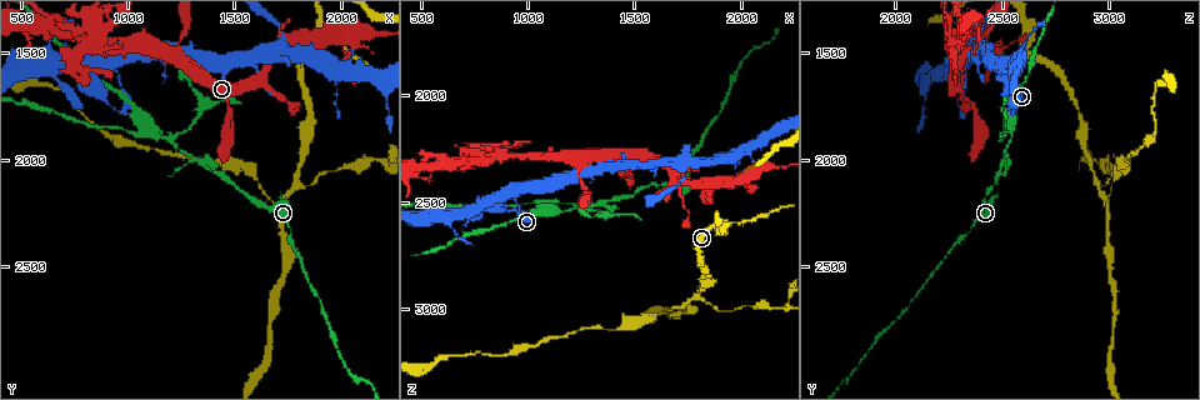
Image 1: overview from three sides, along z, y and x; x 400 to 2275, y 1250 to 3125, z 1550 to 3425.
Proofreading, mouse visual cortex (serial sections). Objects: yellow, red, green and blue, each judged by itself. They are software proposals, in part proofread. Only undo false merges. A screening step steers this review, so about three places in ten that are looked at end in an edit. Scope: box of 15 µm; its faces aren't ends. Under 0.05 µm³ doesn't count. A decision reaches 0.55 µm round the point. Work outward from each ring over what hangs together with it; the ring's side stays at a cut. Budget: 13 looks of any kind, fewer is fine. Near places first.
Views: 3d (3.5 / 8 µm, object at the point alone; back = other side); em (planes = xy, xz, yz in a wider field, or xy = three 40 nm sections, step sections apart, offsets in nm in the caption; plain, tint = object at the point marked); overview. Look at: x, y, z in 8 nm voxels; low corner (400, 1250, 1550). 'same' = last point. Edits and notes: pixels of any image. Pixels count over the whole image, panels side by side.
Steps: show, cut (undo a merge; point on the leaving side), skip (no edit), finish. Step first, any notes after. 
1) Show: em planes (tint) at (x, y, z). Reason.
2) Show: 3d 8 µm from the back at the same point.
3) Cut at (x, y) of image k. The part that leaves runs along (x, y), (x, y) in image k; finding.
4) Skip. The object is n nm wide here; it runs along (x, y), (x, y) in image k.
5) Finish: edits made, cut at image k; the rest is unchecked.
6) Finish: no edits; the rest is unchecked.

Show: 3d 3.5 µm at (830, 1660, 2520). Three-way junction.

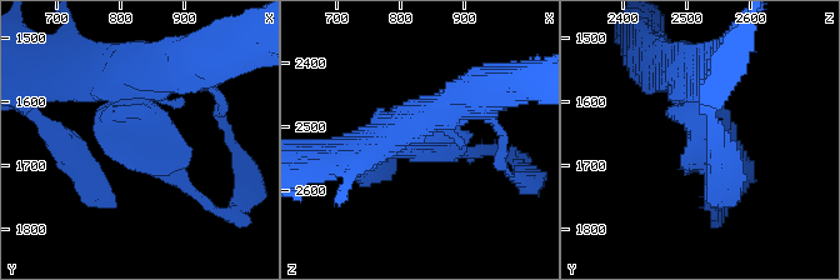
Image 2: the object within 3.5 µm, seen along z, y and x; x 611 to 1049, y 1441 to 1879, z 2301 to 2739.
Show: em xy step 5 (tint) at (830, 1655, 2525).

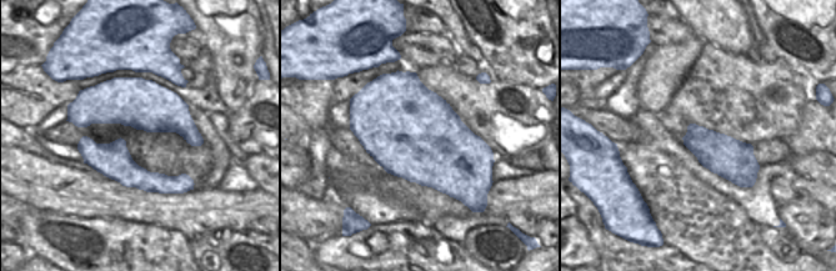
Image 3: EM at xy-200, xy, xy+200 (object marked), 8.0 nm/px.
Skip. It runs along (710, 198), (708, 140), (669, 71) in image 2; one cell here.

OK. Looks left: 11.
Show: 3d 8 µm at (1720, 1500, 2310).

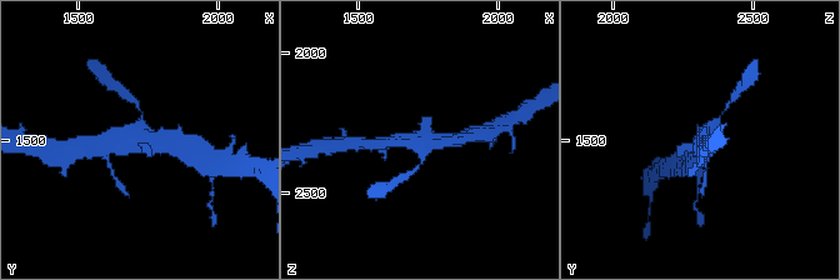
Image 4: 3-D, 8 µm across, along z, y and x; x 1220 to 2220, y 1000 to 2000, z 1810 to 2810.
Show: em xy step 3 (tint) at (1730, 1500, 2300). Shape alone is not enough.

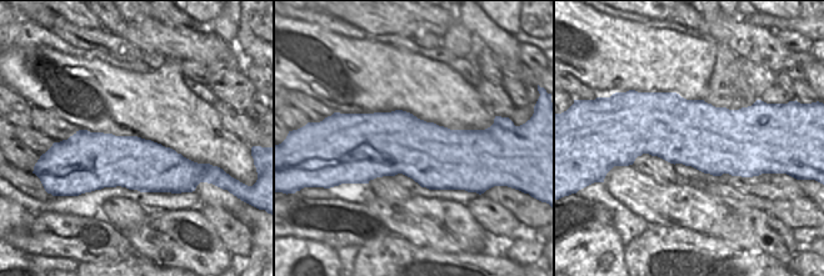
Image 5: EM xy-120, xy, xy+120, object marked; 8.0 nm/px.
Skip. It runs along (106, 146), (115, 139), (179, 144) in image 4; continuous, no second cell.

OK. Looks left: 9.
Show: 3d 3.5 µm at (1110, 1840, 2520). Four or more arms meet.

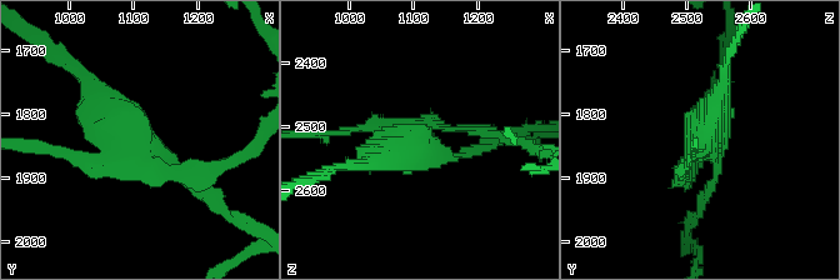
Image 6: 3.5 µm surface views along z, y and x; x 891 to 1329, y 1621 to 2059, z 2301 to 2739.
Show: em xy step 5 (plain) at (1115, 1845, 2530). Now the EM.

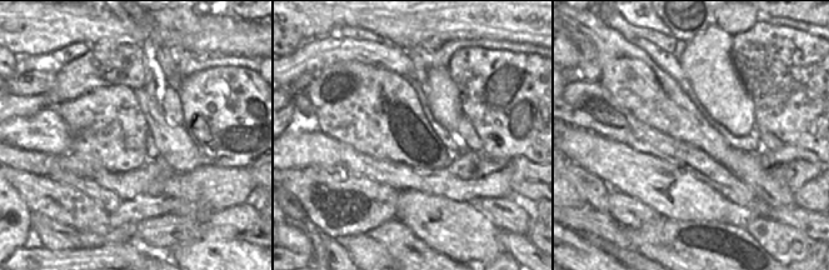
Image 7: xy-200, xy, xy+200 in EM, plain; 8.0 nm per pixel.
Show: em xy step 5 (tint) at the same point. With the object marked.

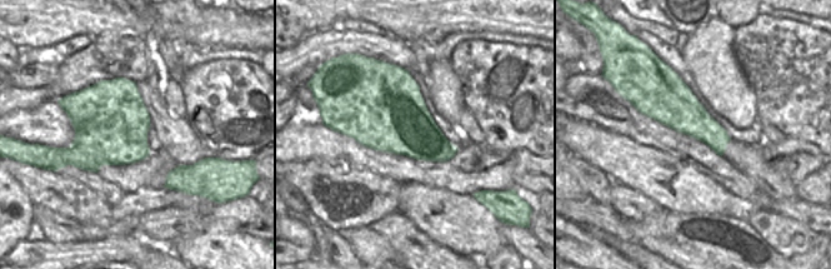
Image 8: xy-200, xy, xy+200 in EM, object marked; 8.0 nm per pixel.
Cut at (195, 163) of image 6. The arms are 100, 150, 150, 400 nm wide; a second cell is stuck on.

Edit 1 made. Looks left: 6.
Show: overview.

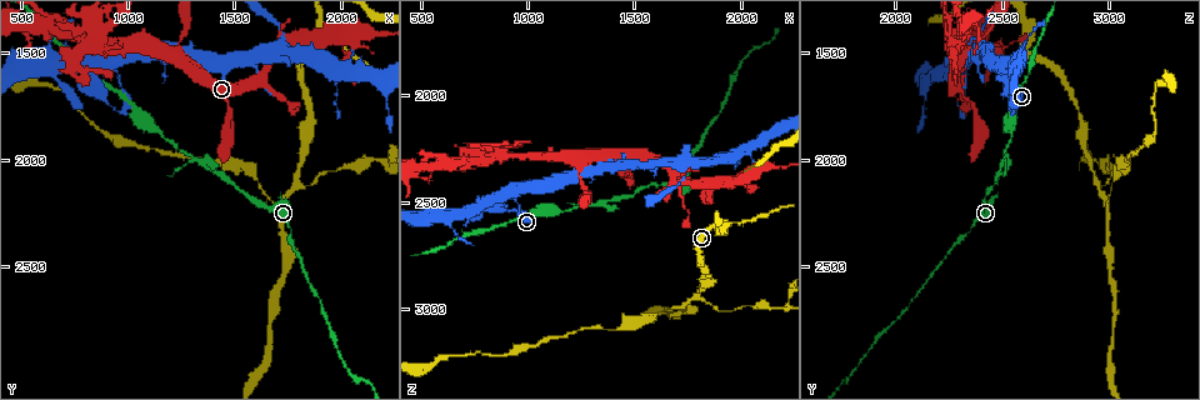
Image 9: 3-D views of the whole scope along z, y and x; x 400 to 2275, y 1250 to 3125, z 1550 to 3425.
Show: 3d 8 µm from the back at (1790, 2130, 2950).

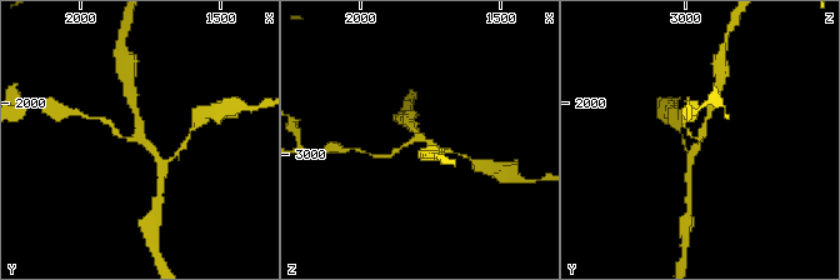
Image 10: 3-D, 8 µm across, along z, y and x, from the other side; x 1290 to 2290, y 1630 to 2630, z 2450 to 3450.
Show: em planes (tint) at (1790, 2120, 2940).

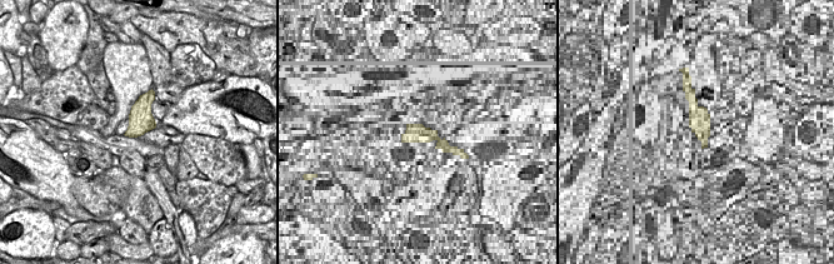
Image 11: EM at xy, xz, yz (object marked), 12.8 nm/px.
Skip. One cell here.

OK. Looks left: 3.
Show: 3d 8 µm from the back at (2160, 1990, 2990). A narrow waist.

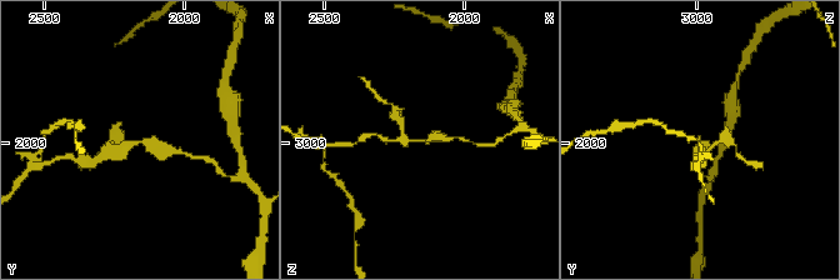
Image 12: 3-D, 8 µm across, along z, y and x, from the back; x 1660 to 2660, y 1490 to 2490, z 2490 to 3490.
Show: em planes (tint) at (2170, 2000, 3000).

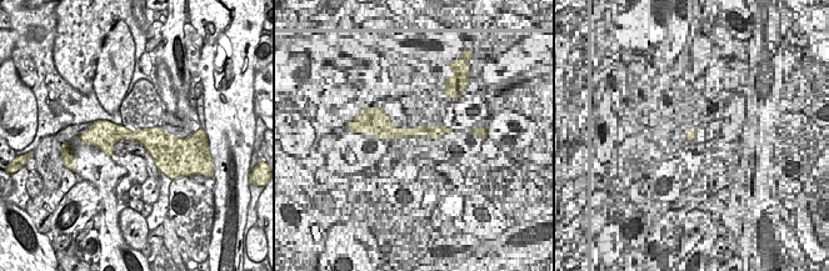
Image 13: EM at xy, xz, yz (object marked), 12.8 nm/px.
Skip. It runs along (94, 131), (134, 134), (173, 144) in image 13; continuous, no second cell.

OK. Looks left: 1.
Finish: edits made, cut at image 6; the rest is unchecked.

